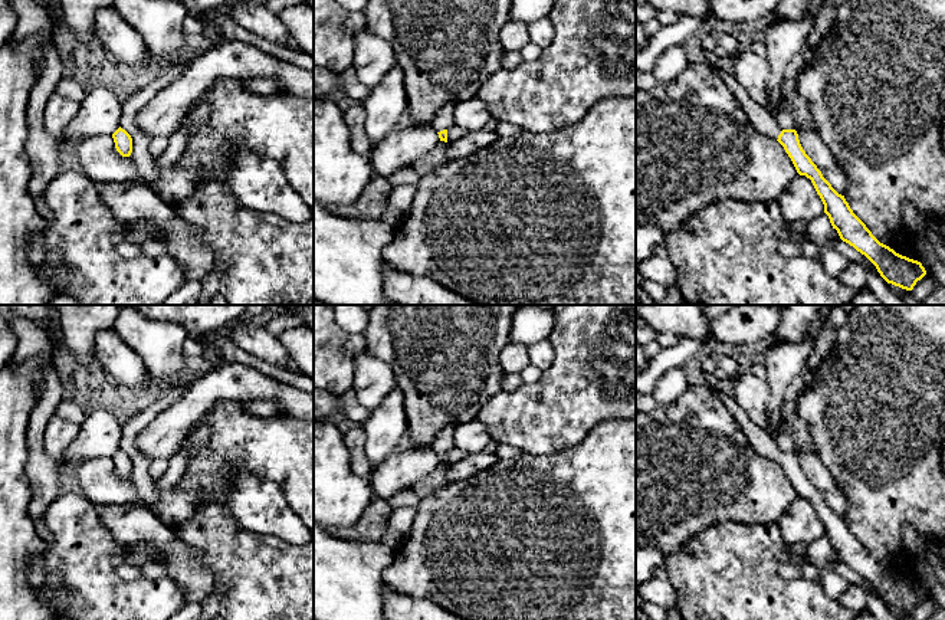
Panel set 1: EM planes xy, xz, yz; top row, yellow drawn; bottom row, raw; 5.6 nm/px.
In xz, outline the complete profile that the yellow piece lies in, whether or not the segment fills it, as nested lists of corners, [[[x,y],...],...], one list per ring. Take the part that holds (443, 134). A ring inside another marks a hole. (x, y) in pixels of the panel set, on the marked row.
[[[446,104],[434,117],[433,125],[440,141],[447,142],[447,129],[455,125],[455,104]]]

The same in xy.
[[[121,127],[112,134],[115,148],[122,157],[129,157],[132,152],[132,138]]]

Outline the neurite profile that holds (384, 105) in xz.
[[[398,63],[370,91],[361,106],[365,112],[364,129],[374,148],[396,131],[400,118],[407,112],[404,72]]]

